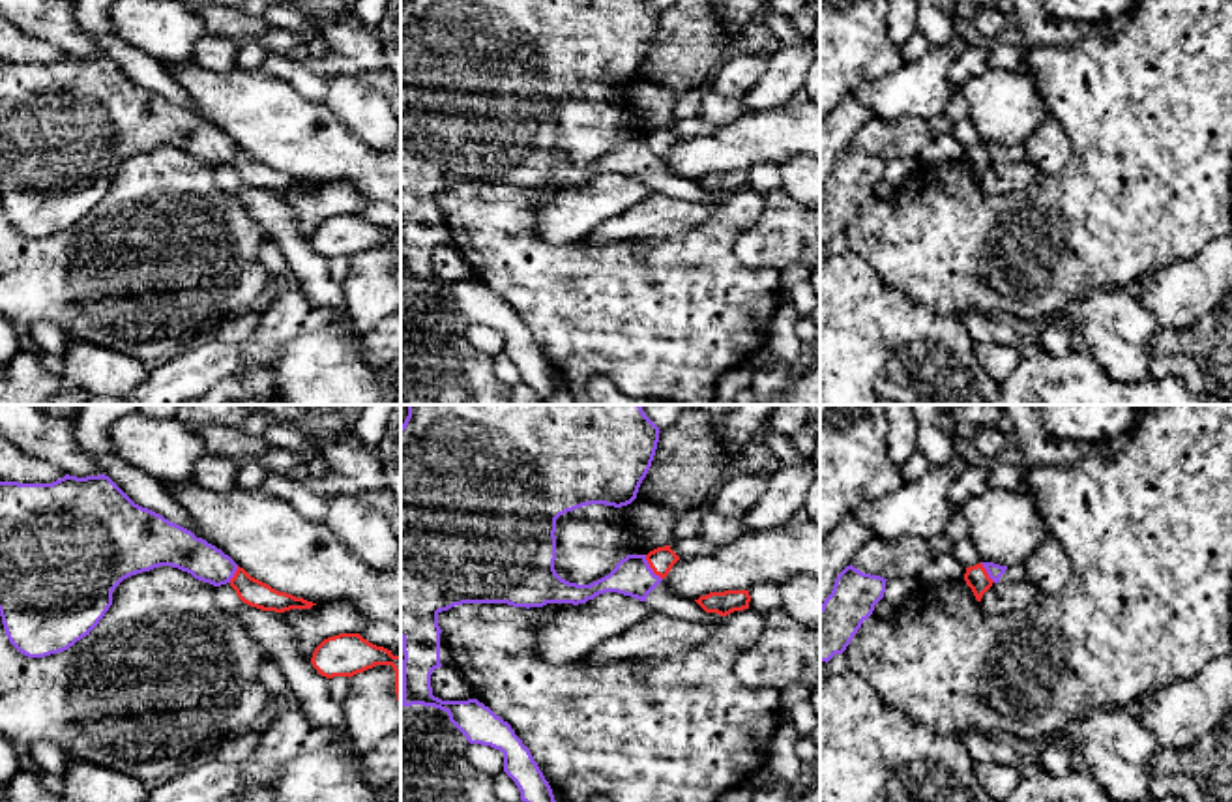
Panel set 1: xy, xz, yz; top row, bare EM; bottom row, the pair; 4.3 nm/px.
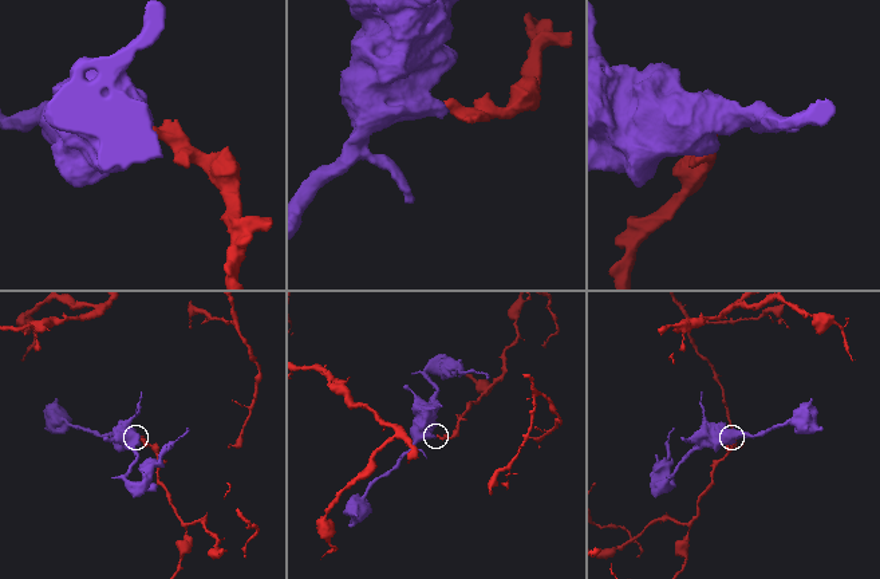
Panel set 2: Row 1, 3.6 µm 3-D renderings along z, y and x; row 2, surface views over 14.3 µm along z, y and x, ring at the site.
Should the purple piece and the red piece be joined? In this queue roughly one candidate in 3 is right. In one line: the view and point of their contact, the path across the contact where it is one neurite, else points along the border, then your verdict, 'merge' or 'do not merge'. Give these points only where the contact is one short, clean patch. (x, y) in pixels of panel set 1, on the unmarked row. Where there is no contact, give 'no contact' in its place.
contact xz (650, 148); border xz (645, 135), (650, 148), (661, 160); do not merge

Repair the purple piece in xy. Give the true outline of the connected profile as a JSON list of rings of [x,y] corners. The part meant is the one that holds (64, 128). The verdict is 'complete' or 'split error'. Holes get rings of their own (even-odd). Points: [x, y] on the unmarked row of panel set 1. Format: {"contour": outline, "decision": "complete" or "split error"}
{"contour": [[[66,54],[52,64],[0,62],[0,197],[9,223],[28,238],[45,238],[73,227],[99,204],[114,169],[127,157],[172,146],[221,167],[238,144],[215,126],[163,96],[135,84],[109,56]]], "decision": "complete"}

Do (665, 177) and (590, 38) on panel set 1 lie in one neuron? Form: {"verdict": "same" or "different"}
{"verdict": "same"}

